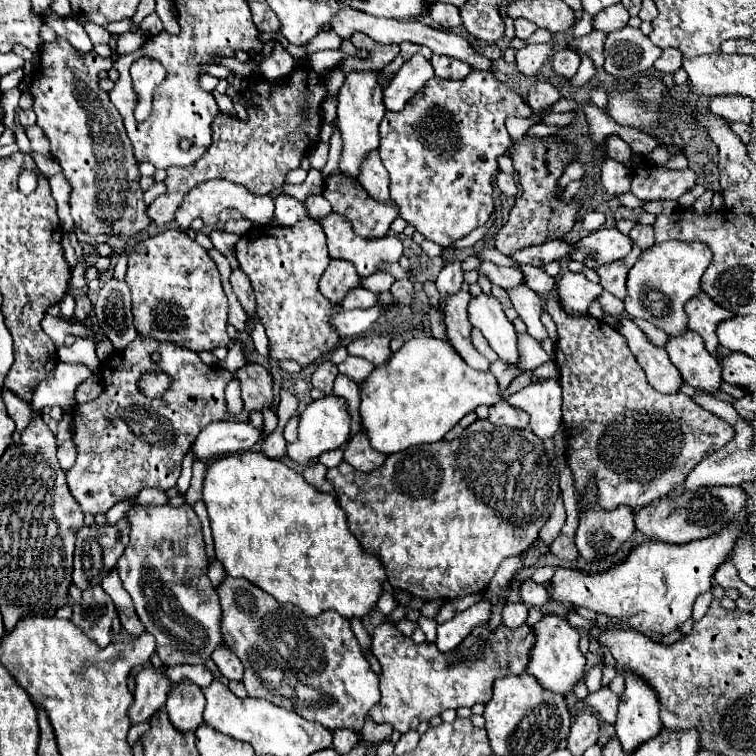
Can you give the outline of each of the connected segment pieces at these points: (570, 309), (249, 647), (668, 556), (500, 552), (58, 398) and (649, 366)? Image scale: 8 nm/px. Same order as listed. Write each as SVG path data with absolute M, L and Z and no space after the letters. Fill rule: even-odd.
M567 272L557 284L559 302L563 310L571 316L587 316L593 300L603 292L599 284L593 284L581 272Z
M225 576L225 580L217 586L217 594L221 600L221 634L223 644L229 646L241 658L245 674L243 684L247 688L247 694L253 698L265 698L281 708L289 708L291 712L301 714L305 720L321 722L325 728L353 728L355 732L361 730L365 722L365 714L379 702L379 678L371 670L371 664L361 654L359 642L351 630L351 622L341 618L337 612L327 610L319 618L307 618L299 608L291 604L279 604L271 594L263 592L255 584L251 584L245 578L231 578ZM307 686L327 700L323 704L315 704L313 700L299 700L297 688Z
M731 522L715 536L681 546L649 540L631 548L619 564L595 574L577 568L555 568L547 590L553 600L607 614L641 634L665 636L689 620L695 598L711 590L711 576L729 558L737 528L739 524Z
M475 420L469 428L463 430L463 434L459 438L455 438L451 442L441 440L441 442L435 442L433 446L413 446L413 448L401 452L401 454L387 456L387 462L381 468L377 468L377 470L373 470L369 474L349 466L343 460L339 466L327 470L327 480L333 484L341 508L347 510L351 532L357 536L357 540L363 544L365 550L381 556L381 560L383 560L383 564L387 568L389 584L393 588L397 588L397 590L407 590L409 594L425 598L425 600L433 600L433 598L453 600L453 598L467 596L471 592L473 594L483 592L487 588L489 580L493 578L497 566L505 558L517 556L517 554L521 554L523 550L527 550L531 546L531 542L537 538L541 526L551 516L557 498L561 496L559 474L557 474L557 468L551 464L551 460L545 454L543 440L539 436L535 436L529 428L527 430L513 430L513 428L505 428L505 426L501 428L501 426L493 426L489 420Z
M57 364L51 374L41 381L33 391L33 408L43 410L45 406L59 404L65 412L75 406L75 390L91 372L81 364Z
M621 318L619 332L627 338L627 344L633 350L633 354L637 354L637 362L647 372L647 380L649 384L653 384L655 390L663 394L675 394L681 390L685 380L669 362L665 348L651 344L647 334L631 318Z

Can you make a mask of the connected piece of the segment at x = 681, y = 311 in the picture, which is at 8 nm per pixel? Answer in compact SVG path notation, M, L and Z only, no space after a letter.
M661 242L643 250L641 258L629 270L625 312L631 318L645 318L663 328L669 336L677 336L687 328L685 302L701 288L701 276L713 260L713 252L703 242Z

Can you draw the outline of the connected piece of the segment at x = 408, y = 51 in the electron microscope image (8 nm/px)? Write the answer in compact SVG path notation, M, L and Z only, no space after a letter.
M403 42L403 44L399 44L401 46L401 56L405 58L405 60L409 60L413 54L423 54L427 60L431 58L431 50L427 48L427 46L417 46L417 44L413 44L413 42Z

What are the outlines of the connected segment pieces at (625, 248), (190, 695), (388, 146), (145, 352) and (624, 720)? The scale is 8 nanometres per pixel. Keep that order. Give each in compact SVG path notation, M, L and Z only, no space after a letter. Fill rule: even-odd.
M601 228L577 242L577 252L571 254L571 260L579 260L587 268L595 268L599 264L621 260L629 252L631 252L629 236L621 234L617 228Z
M187 680L171 688L165 704L169 720L179 732L193 732L203 722L203 708L205 696L201 688Z
M471 70L471 74L465 80L443 80L443 78L433 78L429 84L425 84L415 96L413 100L407 102L407 106L401 112L387 112L381 126L379 126L379 156L383 160L383 166L387 168L389 176L391 176L391 198L397 202L399 206L399 214L405 222L413 224L415 230L419 230L427 240L443 246L443 248L451 248L457 240L465 238L471 230L475 230L477 226L483 226L489 218L489 214L493 212L493 186L491 180L495 178L499 164L497 158L503 156L509 148L511 148L511 136L505 128L505 120L509 116L531 116L531 108L521 100L521 96L517 96L515 92L511 92L503 82L499 82L491 72L479 72L479 70Z
M137 338L129 344L129 350L107 358L101 364L101 378L105 382L103 394L93 402L75 406L71 412L77 460L65 474L69 490L83 514L105 514L113 504L135 498L147 486L161 490L173 488L181 474L185 454L207 424L221 420L247 422L251 412L273 408L273 376L263 366L247 362L235 374L241 382L241 398L245 404L237 418L225 408L225 386L233 374L221 366L205 366L191 350ZM155 352L161 356L159 362L151 360ZM151 368L173 376L169 392L159 400L141 396L137 388L139 376Z
M623 670L623 676L625 692L619 702L615 730L623 750L631 754L639 744L661 732L661 702L649 682L645 684L645 678L639 678L631 670Z

